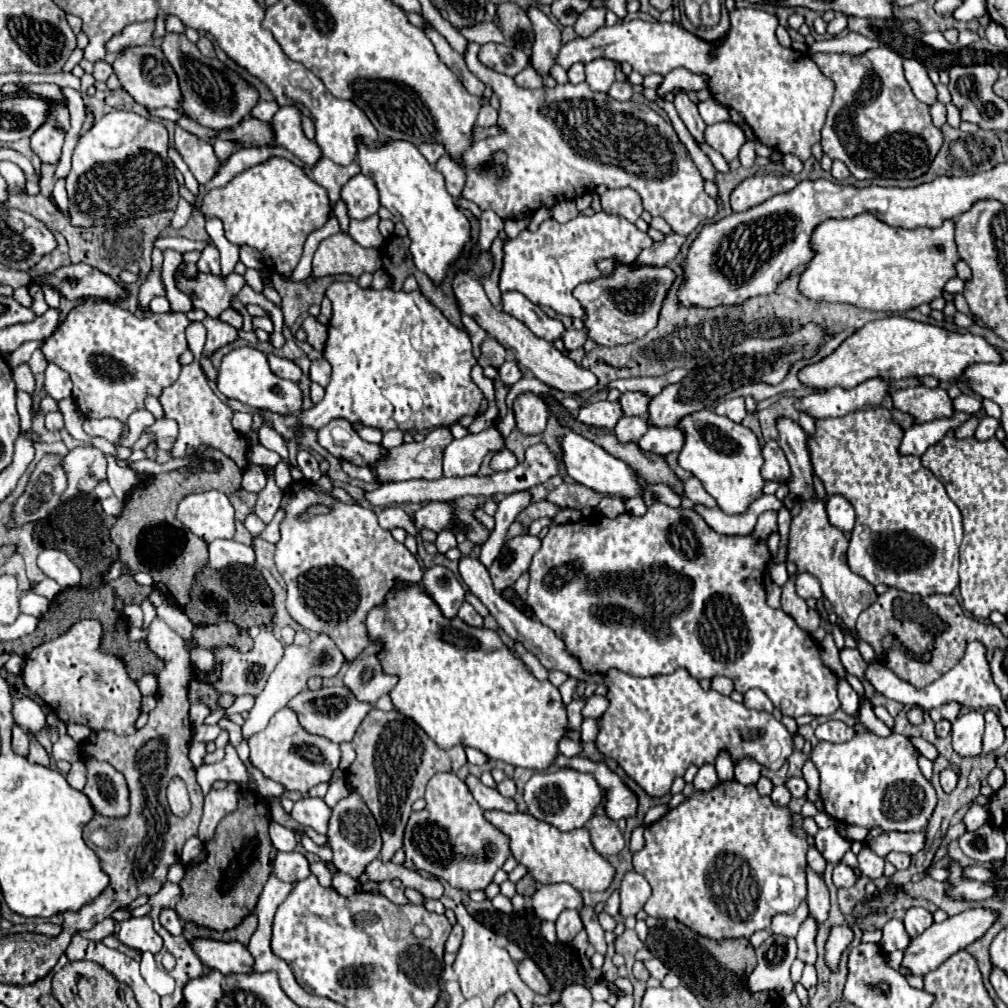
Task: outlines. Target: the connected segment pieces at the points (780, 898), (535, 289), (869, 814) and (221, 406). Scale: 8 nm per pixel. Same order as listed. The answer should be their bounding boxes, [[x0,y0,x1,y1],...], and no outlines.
[[632,781,808,939],[500,211,654,319],[810,733,936,831],[160,359,248,469]]

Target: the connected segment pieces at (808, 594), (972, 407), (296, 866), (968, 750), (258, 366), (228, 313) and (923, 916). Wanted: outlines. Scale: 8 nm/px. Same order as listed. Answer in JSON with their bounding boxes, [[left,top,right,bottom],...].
[[796,573,822,599],[952,395,982,413],[274,851,310,881],[952,711,984,757],[218,347,302,415],[218,309,242,329],[904,907,932,937]]

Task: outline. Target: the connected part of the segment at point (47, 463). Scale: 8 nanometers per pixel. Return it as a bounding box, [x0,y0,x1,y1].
[12,453,68,527]

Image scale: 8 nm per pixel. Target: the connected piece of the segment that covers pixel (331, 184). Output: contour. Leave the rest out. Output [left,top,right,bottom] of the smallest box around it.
[310,157,360,203]

